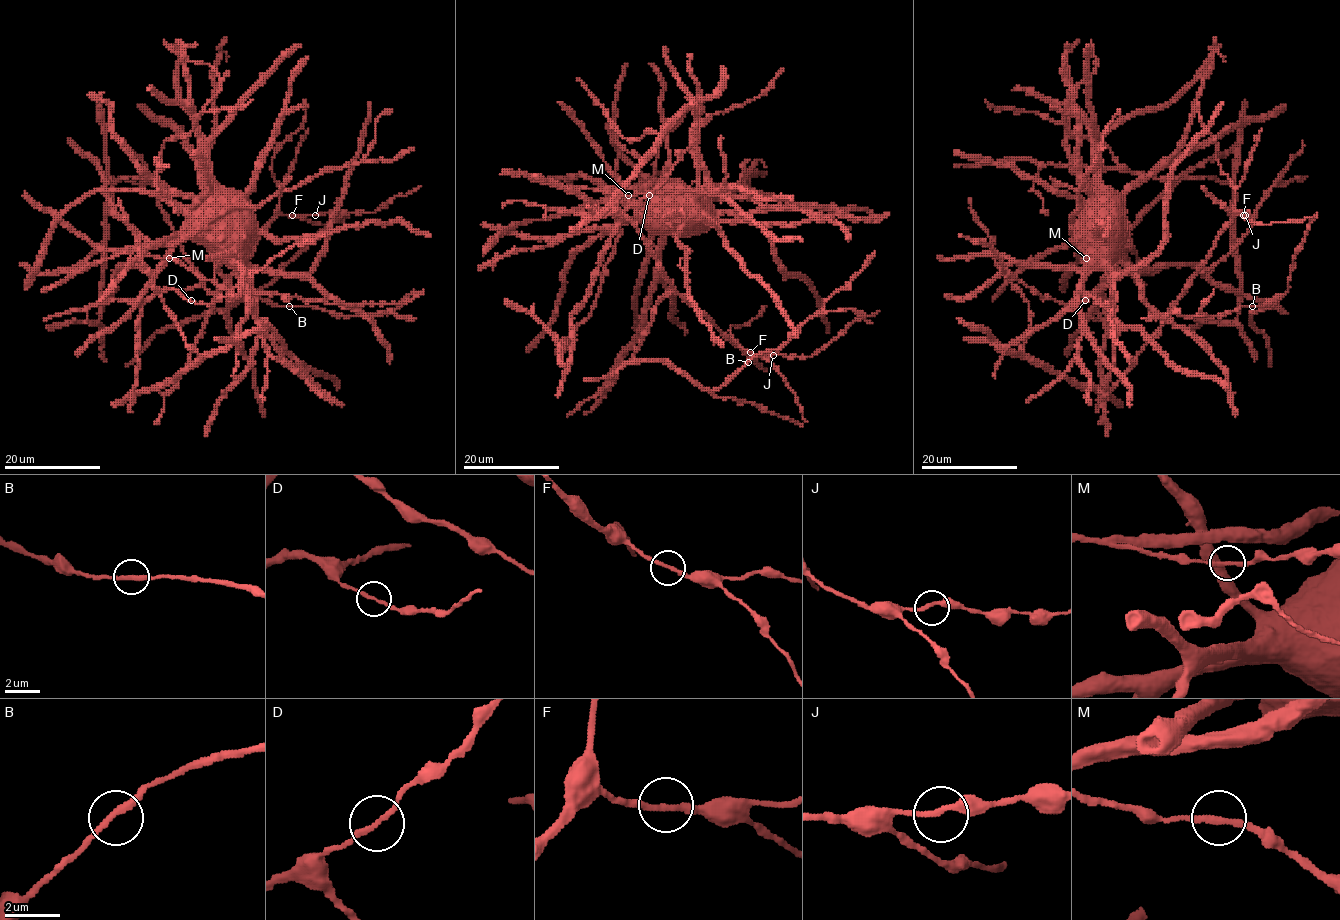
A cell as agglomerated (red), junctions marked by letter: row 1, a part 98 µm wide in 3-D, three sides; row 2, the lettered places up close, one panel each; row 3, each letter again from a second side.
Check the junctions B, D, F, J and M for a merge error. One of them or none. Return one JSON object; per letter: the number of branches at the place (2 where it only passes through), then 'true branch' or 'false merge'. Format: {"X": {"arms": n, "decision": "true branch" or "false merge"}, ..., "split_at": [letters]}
{"B": {"arms": 2, "decision": "true branch"}, "D": {"arms": 2, "decision": "true branch"}, "F": {"arms": 2, "decision": "true branch"}, "J": {"arms": 2, "decision": "true branch"}, "M": {"arms": 2, "decision": "true branch"}, "split_at": []}

